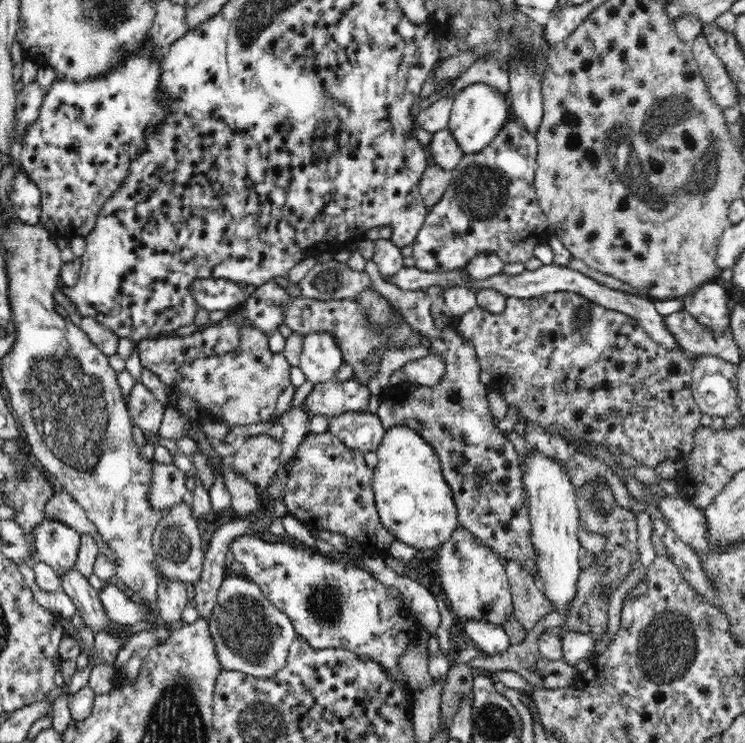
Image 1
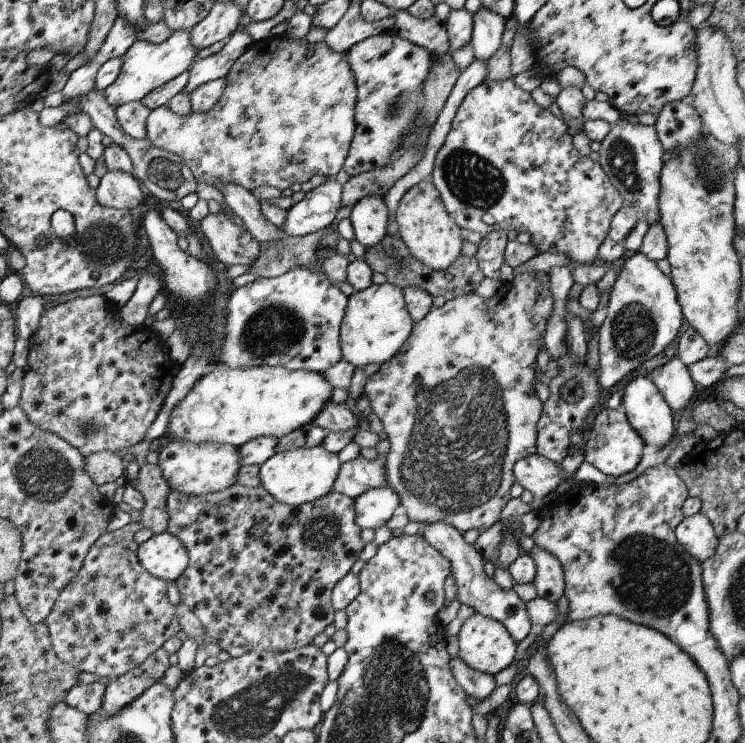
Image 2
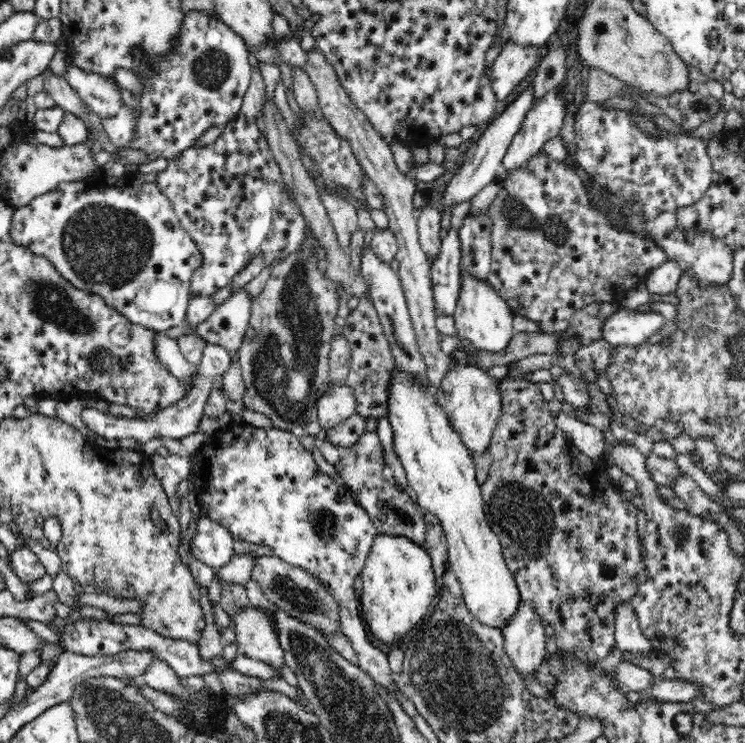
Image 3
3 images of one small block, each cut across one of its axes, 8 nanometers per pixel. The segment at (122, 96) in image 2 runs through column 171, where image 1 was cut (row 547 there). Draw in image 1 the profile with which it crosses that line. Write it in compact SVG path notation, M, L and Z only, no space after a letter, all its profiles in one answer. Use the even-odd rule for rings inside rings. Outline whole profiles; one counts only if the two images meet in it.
M44 520L34 528L36 559L49 564L59 576L76 568L81 536L74 528L53 520Z

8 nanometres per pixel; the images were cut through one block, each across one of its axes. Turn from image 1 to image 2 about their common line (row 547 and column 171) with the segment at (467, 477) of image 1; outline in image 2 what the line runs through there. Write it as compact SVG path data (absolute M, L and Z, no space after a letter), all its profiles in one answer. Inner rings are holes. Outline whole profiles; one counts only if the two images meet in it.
M234 483L226 490L205 494L204 496L192 496L182 494L181 491L169 490L167 513L166 532L181 539L186 550L189 551L189 568L175 581L181 602L188 606L198 617L198 620L204 626L208 639L218 642L221 650L226 650L231 657L239 657L250 651L283 653L308 646L312 643L317 634L324 633L326 626L334 622L336 610L331 603L333 588L350 572L350 568L358 560L358 556L360 556L365 546L361 537L362 529L356 524L354 499L348 498L345 494L340 494L334 490L314 502L308 502L308 504L302 504L302 506L296 506L296 508L288 506L288 504L280 504L278 499L275 499L262 485L246 488L241 484Z

